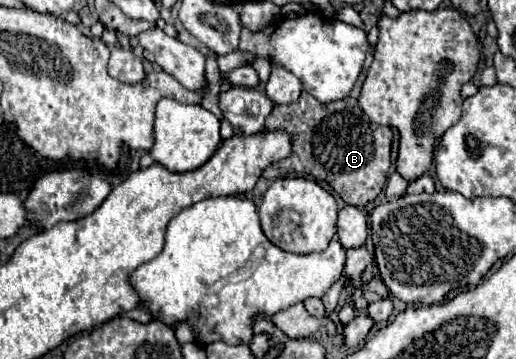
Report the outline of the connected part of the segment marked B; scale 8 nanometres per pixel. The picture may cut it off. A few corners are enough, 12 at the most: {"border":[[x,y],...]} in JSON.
{"border":[[308,91],[276,105],[266,129],[292,133],[292,155],[262,177],[306,173],[348,205],[374,201],[392,131],[346,99]]}

